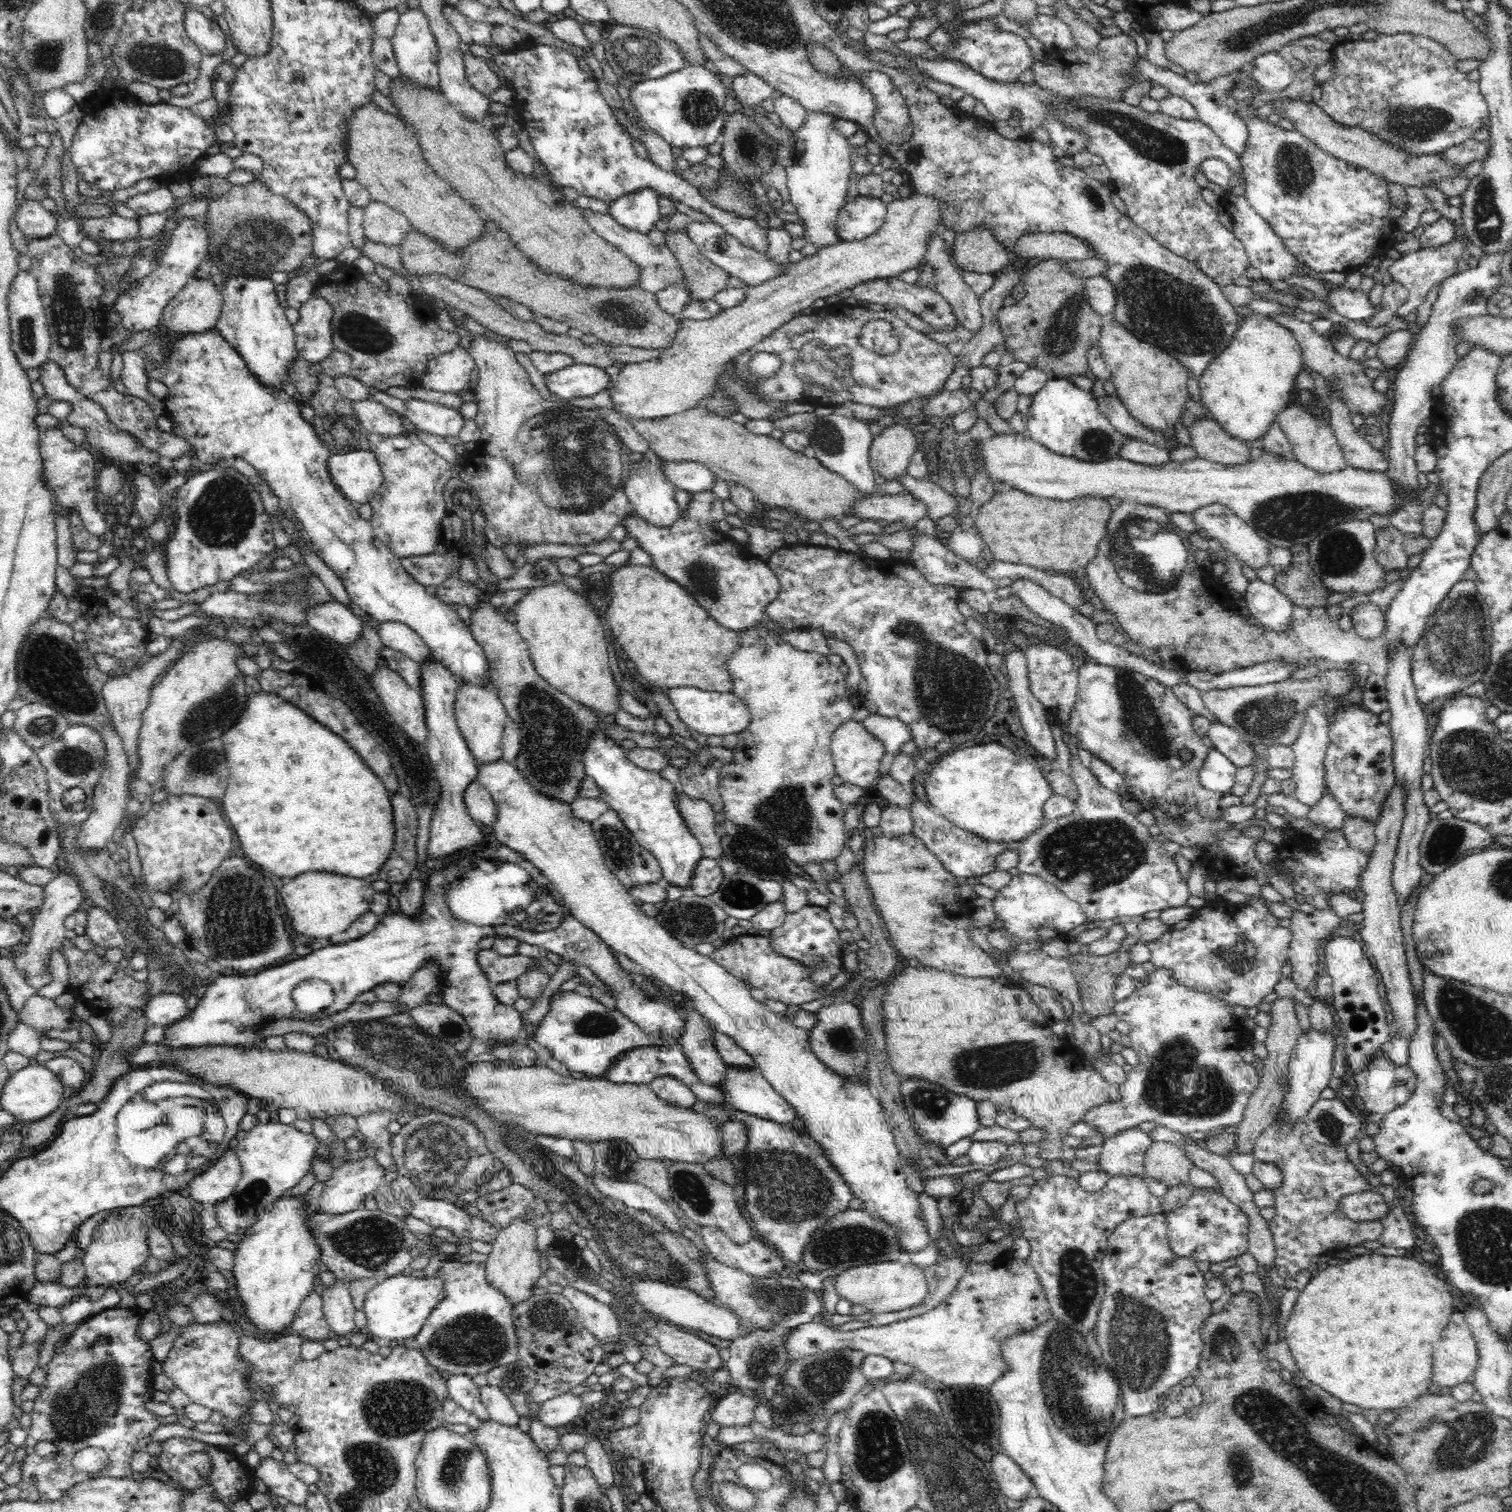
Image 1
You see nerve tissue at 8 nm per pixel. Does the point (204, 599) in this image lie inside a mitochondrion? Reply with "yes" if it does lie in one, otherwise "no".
no

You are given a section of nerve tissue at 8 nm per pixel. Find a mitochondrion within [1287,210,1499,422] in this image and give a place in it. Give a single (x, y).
(1476, 295)

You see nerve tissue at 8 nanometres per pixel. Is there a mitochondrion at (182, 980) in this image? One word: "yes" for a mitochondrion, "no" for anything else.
yes

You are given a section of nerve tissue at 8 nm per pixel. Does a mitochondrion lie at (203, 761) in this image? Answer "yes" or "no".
yes

